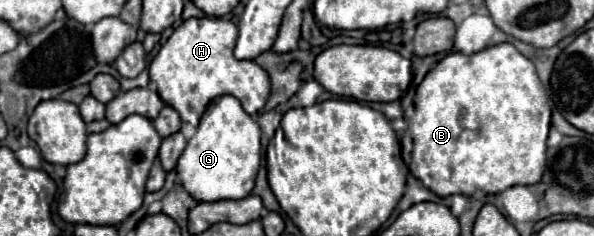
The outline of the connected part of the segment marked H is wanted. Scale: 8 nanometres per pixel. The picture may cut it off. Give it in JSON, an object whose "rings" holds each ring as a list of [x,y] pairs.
{"rings":[[[190,18],[174,30],[156,54],[148,68],[150,80],[156,84],[156,92],[164,104],[178,110],[182,122],[198,126],[208,102],[224,94],[238,98],[248,114],[256,114],[264,108],[270,96],[270,80],[252,60],[236,60],[232,54],[234,44],[236,24],[232,20]]]}

